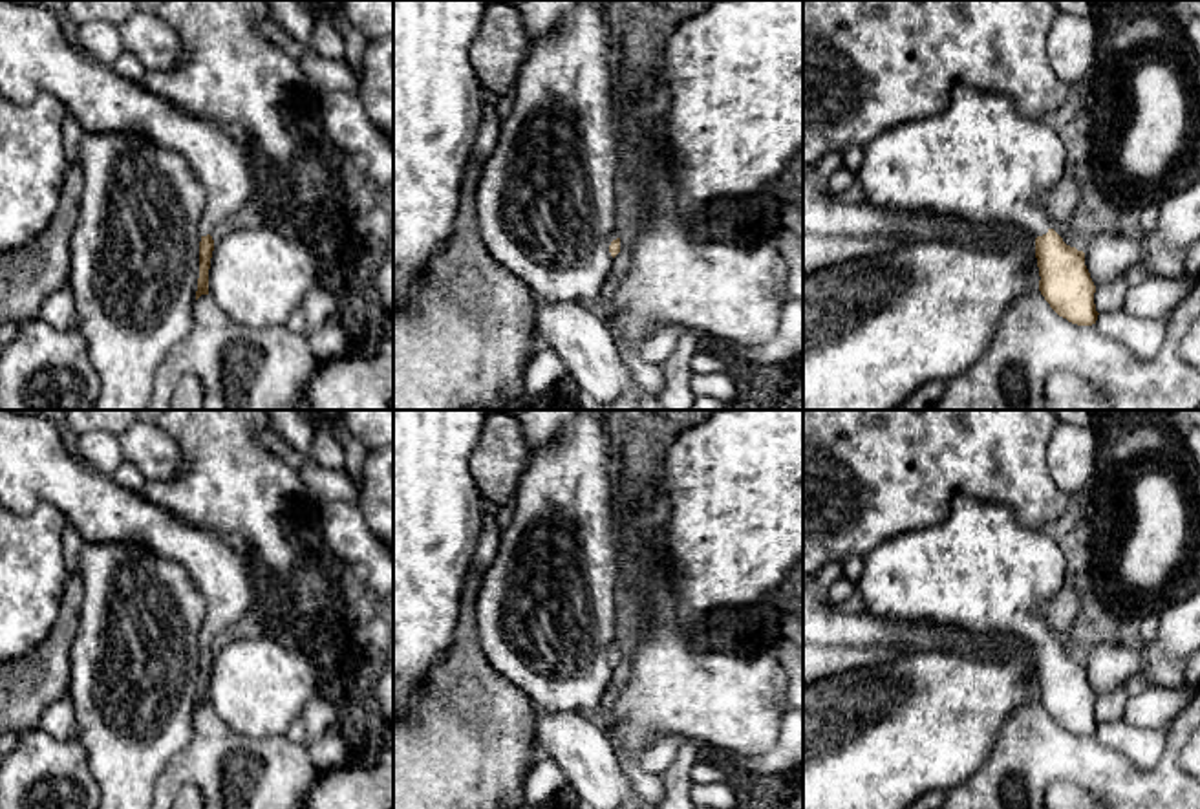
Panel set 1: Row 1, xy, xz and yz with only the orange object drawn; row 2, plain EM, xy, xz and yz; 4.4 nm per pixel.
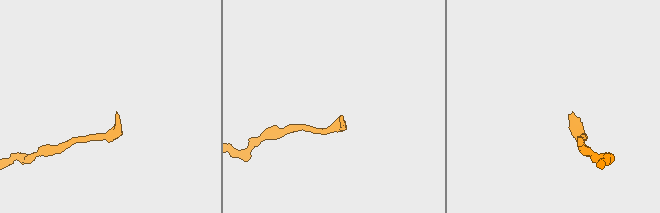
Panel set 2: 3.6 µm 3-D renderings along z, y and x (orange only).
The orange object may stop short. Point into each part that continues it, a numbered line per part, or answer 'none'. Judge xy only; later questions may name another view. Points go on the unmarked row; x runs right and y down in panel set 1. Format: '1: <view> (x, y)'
1: xy (37, 463)

